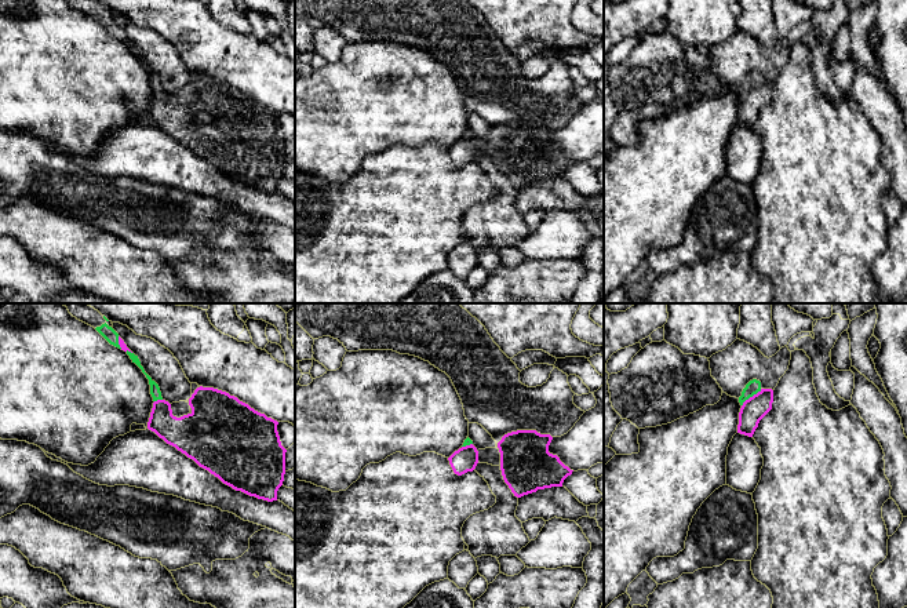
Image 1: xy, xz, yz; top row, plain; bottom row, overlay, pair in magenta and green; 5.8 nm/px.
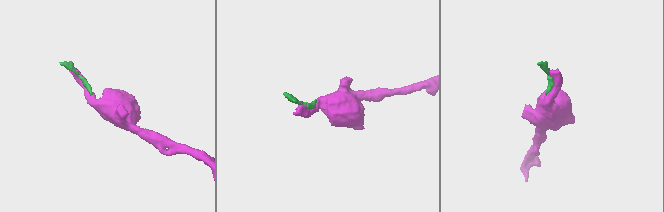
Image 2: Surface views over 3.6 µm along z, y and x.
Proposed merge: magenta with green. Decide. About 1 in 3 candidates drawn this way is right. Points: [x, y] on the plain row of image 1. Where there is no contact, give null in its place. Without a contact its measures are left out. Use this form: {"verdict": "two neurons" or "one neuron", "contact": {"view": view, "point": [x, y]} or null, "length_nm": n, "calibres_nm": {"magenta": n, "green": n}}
{"verdict": "one neuron", "contact": {"view": "yz", "point": [750, 88]}, "length_nm": 160, "calibres_nm": {"magenta": 140, "green": 80}}

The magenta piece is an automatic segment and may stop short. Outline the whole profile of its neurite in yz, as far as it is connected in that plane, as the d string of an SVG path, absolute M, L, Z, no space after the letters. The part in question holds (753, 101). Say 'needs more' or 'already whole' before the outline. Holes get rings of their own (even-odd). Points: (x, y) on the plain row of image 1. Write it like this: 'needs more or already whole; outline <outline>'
needs more; outline M757 70L750 72L739 88L737 124L753 128L760 112L772 101L773 81L762 80Z

